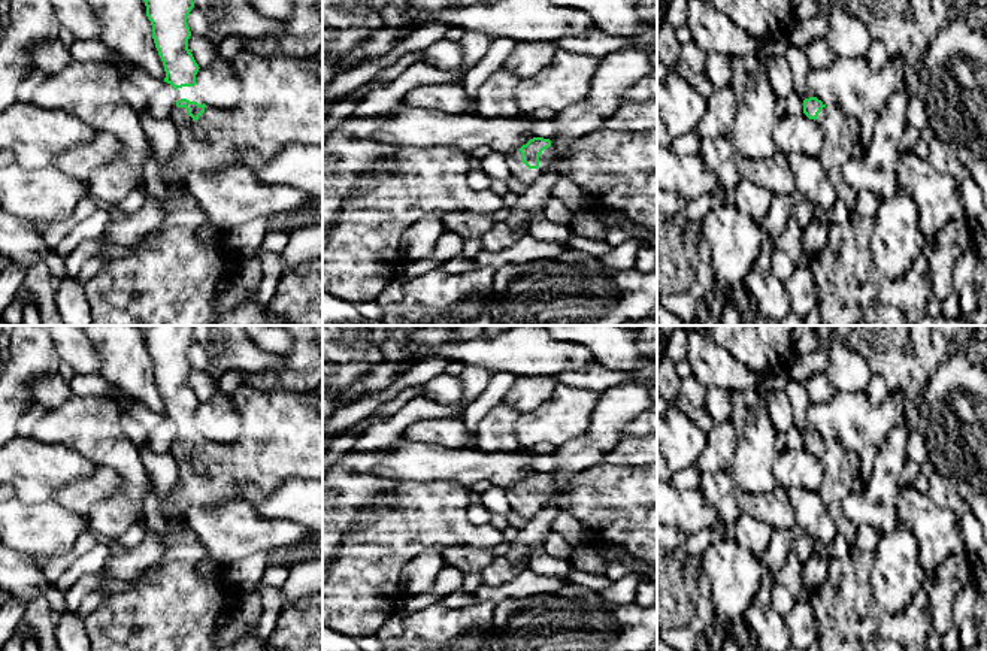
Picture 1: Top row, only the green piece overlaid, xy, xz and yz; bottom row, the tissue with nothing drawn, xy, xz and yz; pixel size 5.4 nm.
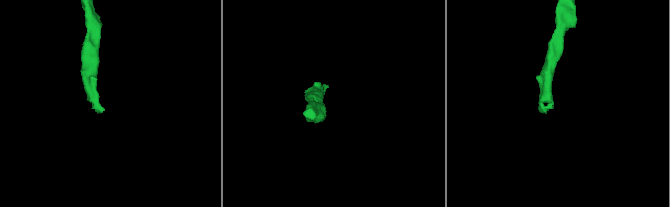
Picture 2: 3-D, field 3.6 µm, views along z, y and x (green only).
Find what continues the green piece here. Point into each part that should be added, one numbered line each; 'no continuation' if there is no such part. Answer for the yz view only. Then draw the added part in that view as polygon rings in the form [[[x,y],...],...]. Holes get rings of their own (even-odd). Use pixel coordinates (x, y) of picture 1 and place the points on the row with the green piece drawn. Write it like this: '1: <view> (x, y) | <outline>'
1: yz (838, 144) | [[[826,106],[818,113],[815,122],[824,133],[823,149],[818,158],[835,185],[838,200],[853,212],[857,202],[857,190],[842,179],[842,166],[851,158],[854,146],[847,115],[838,106]]]

